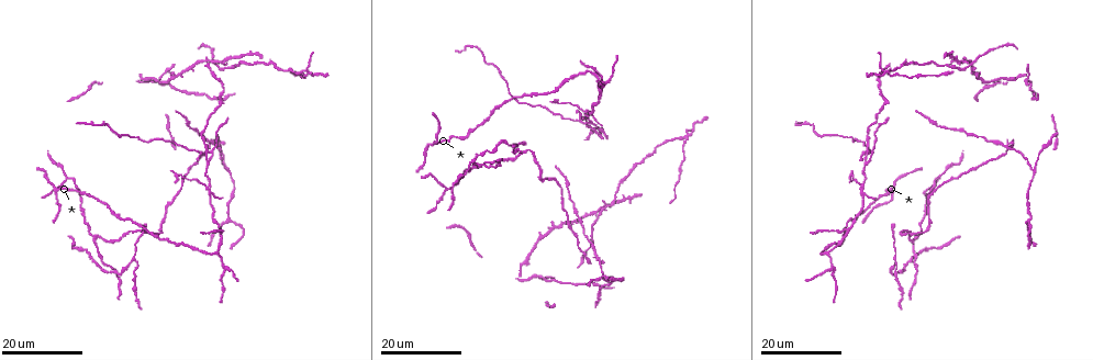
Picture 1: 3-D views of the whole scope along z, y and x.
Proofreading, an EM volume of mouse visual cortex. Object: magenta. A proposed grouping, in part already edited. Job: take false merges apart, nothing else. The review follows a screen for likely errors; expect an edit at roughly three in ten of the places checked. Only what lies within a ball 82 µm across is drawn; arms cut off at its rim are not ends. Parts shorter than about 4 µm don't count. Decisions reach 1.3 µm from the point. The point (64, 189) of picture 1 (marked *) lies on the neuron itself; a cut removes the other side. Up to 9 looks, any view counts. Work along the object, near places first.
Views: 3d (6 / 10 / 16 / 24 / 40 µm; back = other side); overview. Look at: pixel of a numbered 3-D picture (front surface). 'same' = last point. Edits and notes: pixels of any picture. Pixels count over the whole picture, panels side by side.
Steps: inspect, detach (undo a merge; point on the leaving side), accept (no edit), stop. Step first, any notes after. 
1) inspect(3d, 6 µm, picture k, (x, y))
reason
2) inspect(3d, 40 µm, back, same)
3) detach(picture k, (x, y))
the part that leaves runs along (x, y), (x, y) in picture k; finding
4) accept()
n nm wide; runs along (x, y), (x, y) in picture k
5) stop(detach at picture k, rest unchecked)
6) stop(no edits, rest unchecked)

inspect(3d, 24 µm, picture 1, (55, 190))
two arms in line, one across

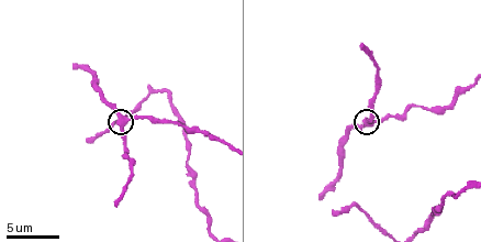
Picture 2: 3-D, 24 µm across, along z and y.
inspect(3d, 10 µm, picture 2, (116, 118))

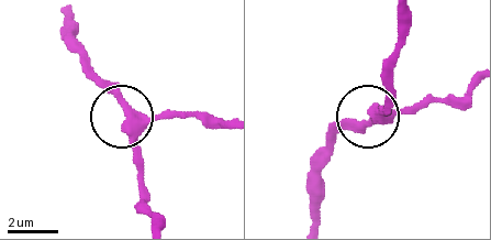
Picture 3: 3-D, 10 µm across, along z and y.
accept()
runs along (430, 102), (368, 115), (388, 115) in picture 3; one neuron here

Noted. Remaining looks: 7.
inspect(3d, 24 µm, picture 1, (474, 167))
branch point

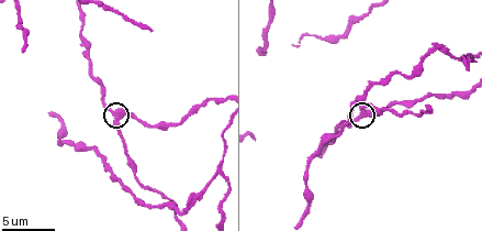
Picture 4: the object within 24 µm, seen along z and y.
inspect(3d, 6 µm, picture 4, (117, 117))

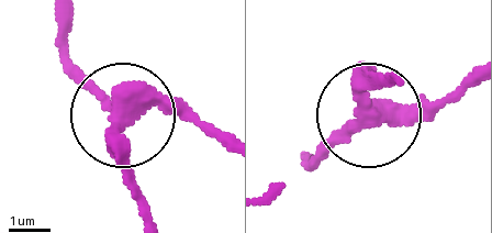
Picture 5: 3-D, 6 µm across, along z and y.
accept()
3 arms; runs along (52, 11), (74, 64), (122, 117), (136, 207) in picture 5; all the same neuron

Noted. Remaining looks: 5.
inspect(3d, 16 µm, picture 4, (374, 107))
two arms in line, one across

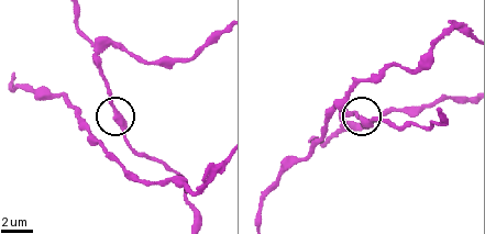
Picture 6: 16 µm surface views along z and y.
inspect(3d, 16 µm, back, picture 6, (363, 117))
from behind

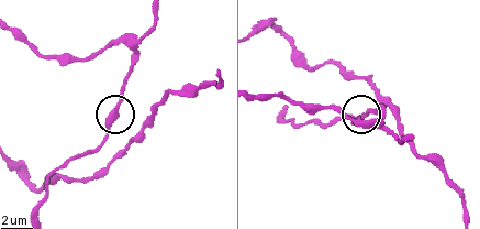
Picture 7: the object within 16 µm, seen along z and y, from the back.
accept()
280 nm wide; runs along (158, 10), (121, 86), (113, 121), (90, 151) in picture 7; all the same neuron

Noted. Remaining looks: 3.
inspect(3d, 6 µm, picture 2, (153, 92))
three-way junction

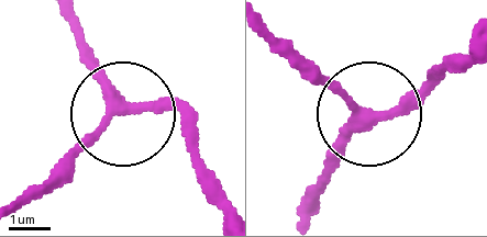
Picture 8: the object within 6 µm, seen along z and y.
accept()
3 arms; all the same neuron

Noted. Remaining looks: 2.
stop(no edits, rest unchecked)

